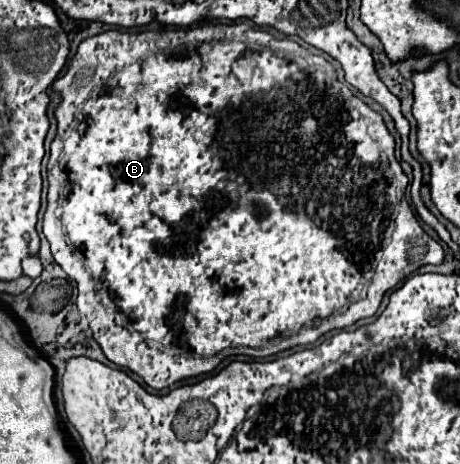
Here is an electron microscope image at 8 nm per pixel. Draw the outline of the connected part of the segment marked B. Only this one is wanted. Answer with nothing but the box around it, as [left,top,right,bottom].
[44,22,442,390]

